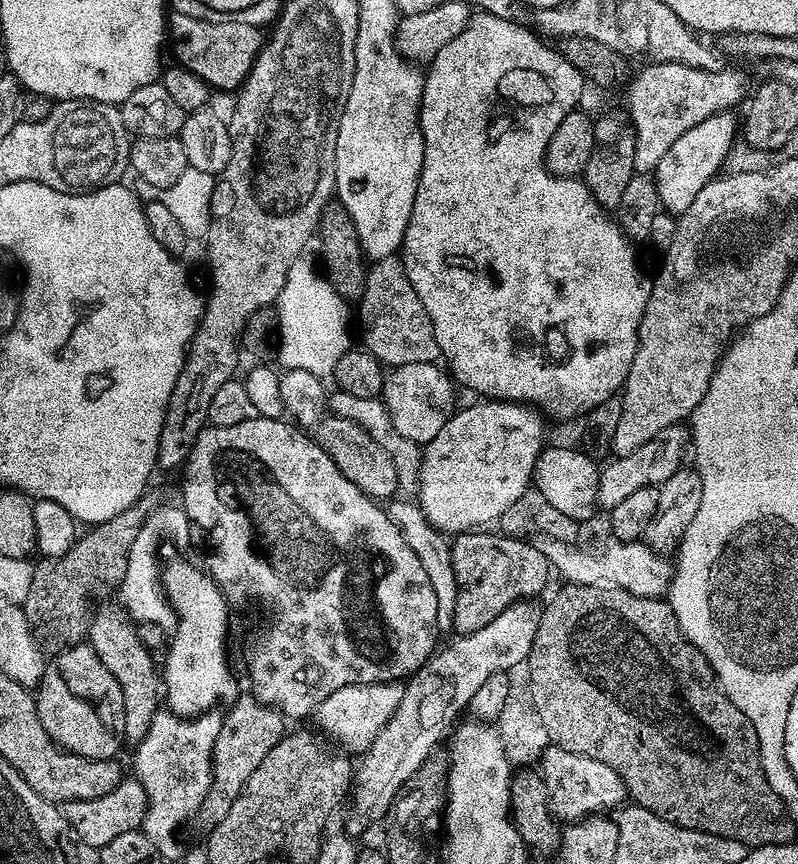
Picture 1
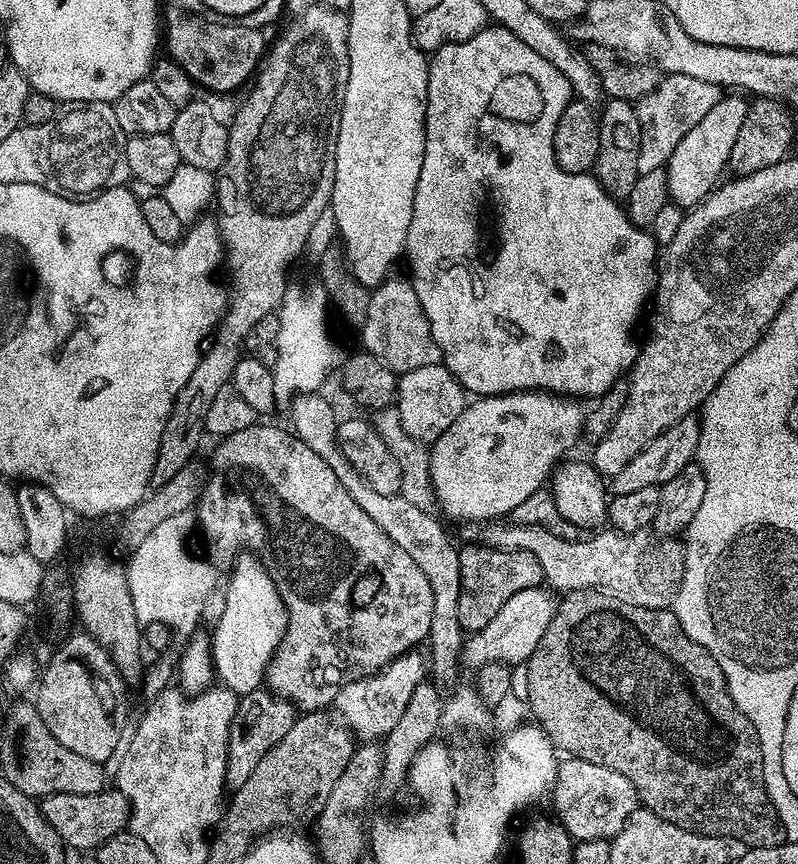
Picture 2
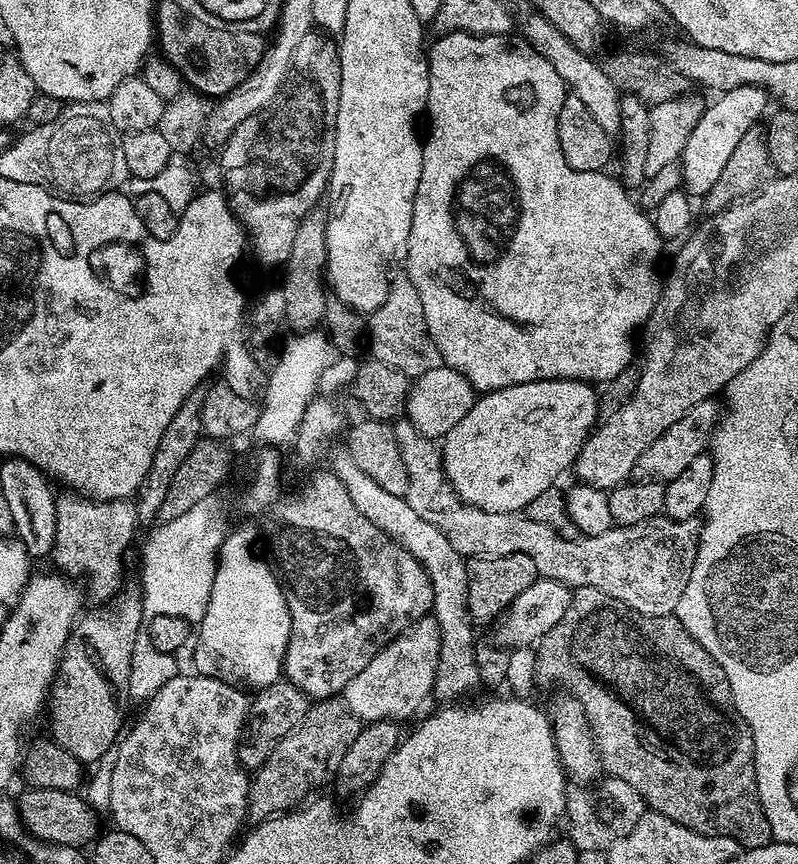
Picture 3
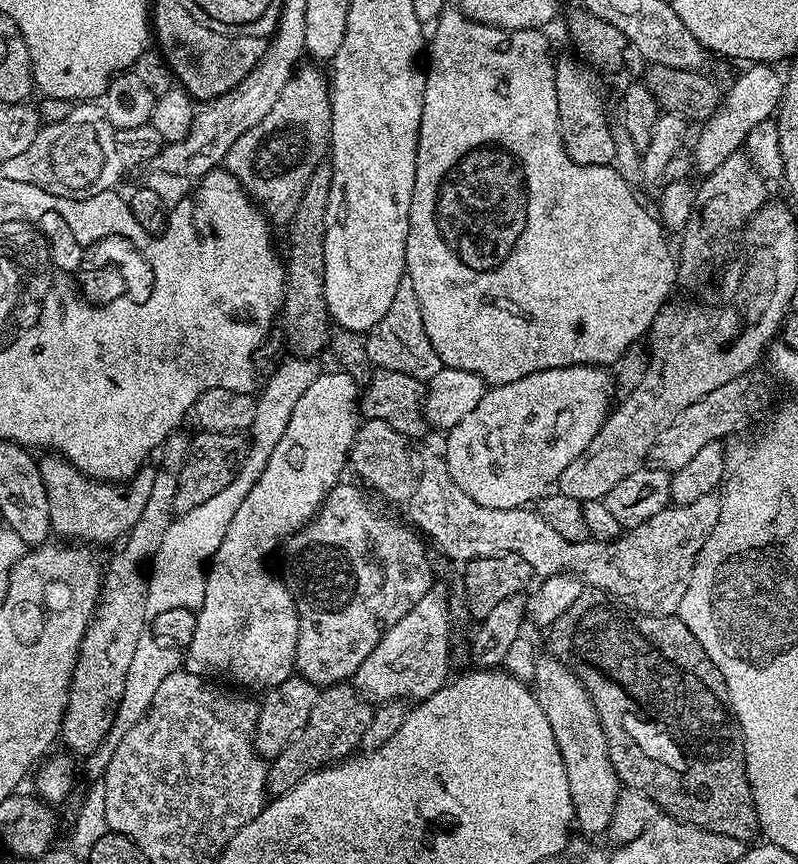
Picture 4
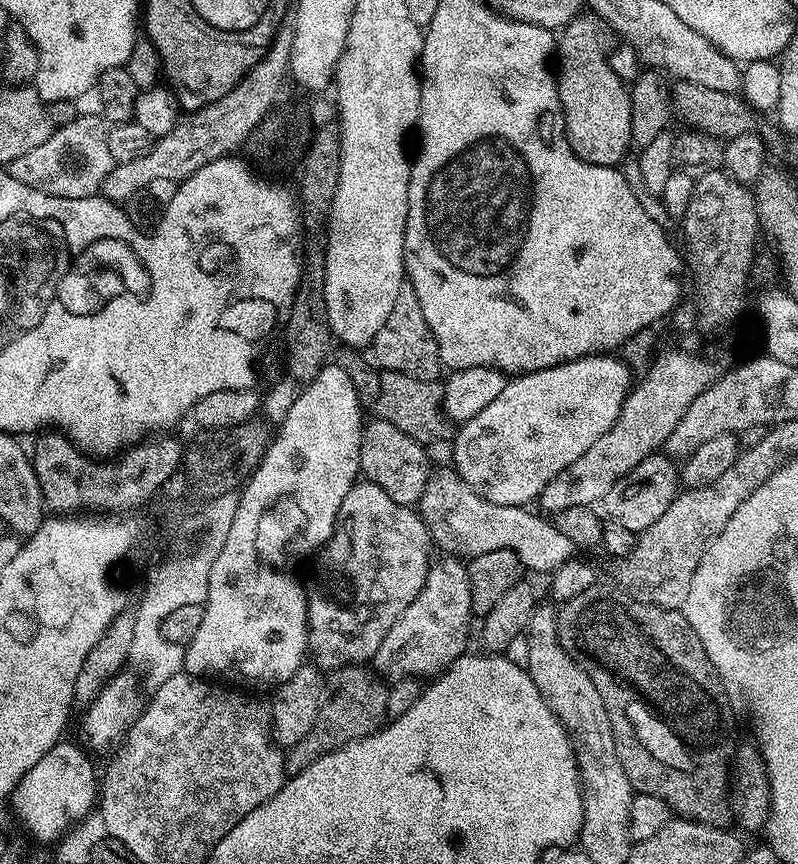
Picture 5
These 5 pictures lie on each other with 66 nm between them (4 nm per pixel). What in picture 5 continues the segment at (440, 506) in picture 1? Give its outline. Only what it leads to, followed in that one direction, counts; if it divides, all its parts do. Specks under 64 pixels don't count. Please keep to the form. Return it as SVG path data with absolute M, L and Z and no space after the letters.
M616 354L583 356L546 370L513 375L490 406L459 425L460 433L452 448L454 470L477 494L490 502L502 506L531 505L531 500L533 503L540 497L550 478L558 478L570 462L582 458L582 454L614 426L633 383L633 373Z

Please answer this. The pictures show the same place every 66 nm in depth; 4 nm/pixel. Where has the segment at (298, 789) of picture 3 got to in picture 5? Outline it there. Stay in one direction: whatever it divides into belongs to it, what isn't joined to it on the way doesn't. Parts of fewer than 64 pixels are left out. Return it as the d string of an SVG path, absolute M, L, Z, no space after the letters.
M347 664L345 668L335 669L327 677L326 699L320 705L320 713L310 734L306 734L306 738L302 738L302 742L298 742L293 748L287 749L287 771L295 774L306 770L306 766L313 764L319 756L325 756L335 748L342 748L362 736L371 736L385 723L388 716L386 710L388 690L389 685L375 671L367 667Z

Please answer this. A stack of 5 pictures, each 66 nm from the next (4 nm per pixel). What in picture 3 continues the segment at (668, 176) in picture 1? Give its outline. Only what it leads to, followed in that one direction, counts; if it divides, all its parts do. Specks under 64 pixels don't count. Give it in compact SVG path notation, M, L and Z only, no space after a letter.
M742 86L721 93L713 100L715 100L713 103L711 101L705 107L702 118L691 131L690 138L687 139L686 146L683 148L680 165L685 191L670 194L663 202L658 202L658 206L654 209L654 223L661 241L680 242L689 235L693 224L692 204L688 201L687 190L696 198L702 198L709 192L710 187L718 182L727 159L734 154L734 149L738 146L739 139L760 122L758 120L761 115L761 118L765 115L768 95L760 87Z

